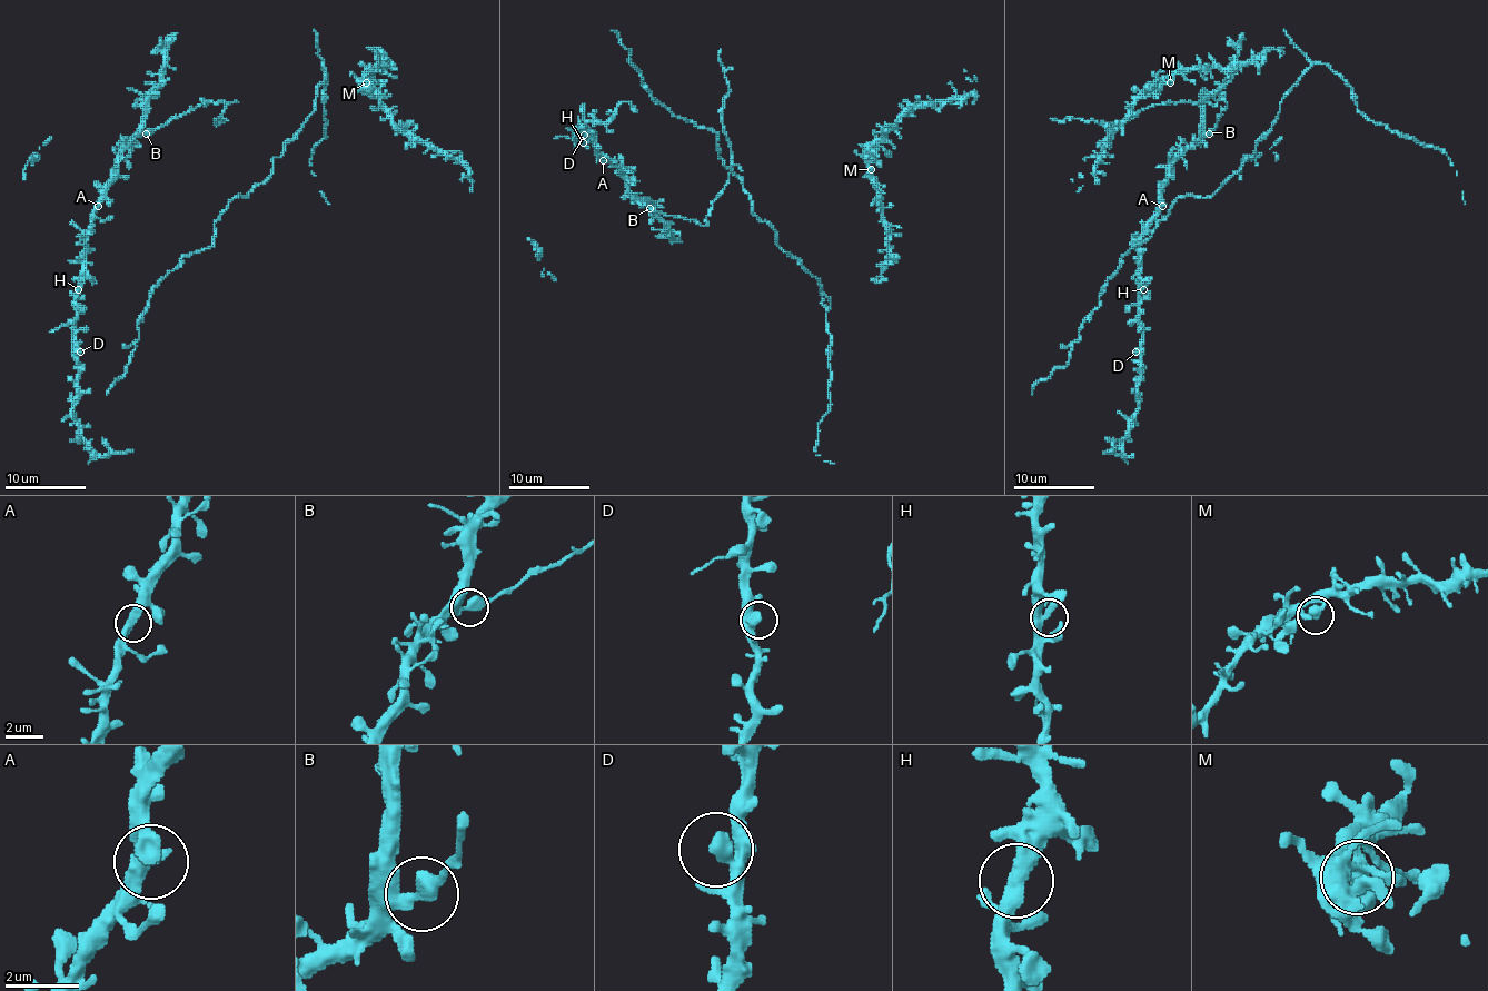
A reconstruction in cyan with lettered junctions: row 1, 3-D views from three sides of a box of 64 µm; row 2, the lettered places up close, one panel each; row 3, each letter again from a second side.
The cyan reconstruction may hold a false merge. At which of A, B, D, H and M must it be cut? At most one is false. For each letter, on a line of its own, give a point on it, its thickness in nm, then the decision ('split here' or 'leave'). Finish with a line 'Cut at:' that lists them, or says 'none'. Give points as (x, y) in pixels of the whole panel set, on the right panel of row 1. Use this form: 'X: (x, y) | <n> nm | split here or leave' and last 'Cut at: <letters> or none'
A: (1162, 206) | 400 nm | leave
B: (1209, 134) | 380 nm | split here
D: (1136, 352) | 400 nm | leave
H: (1143, 289) | 440 nm | leave
M: (1170, 82) | 320 nm | leave
Cut at: B

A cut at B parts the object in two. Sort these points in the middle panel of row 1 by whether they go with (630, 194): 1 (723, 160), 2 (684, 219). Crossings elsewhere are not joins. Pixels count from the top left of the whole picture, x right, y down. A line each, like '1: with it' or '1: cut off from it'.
1: with it
2: cut off from it

